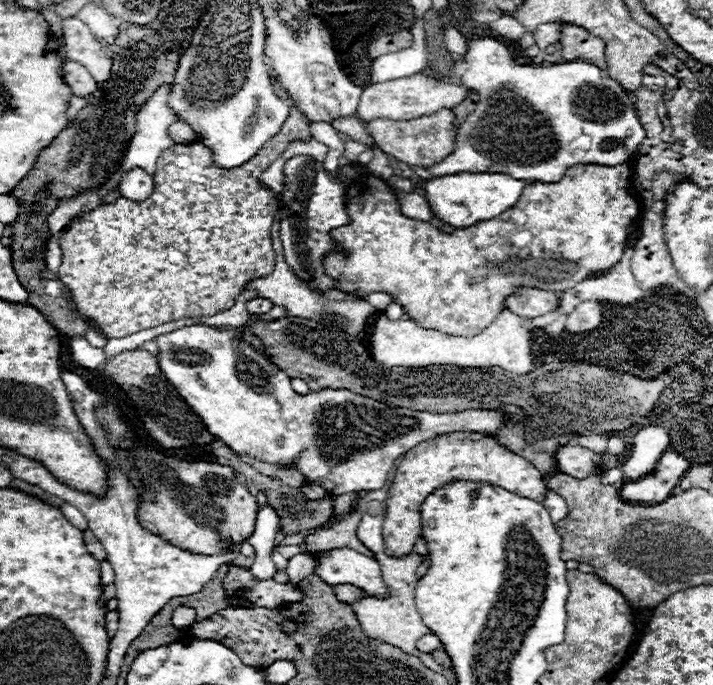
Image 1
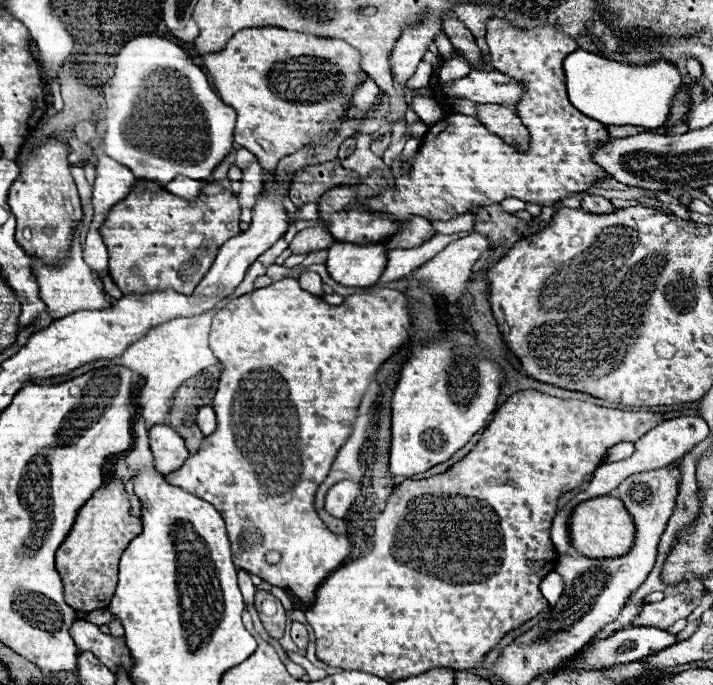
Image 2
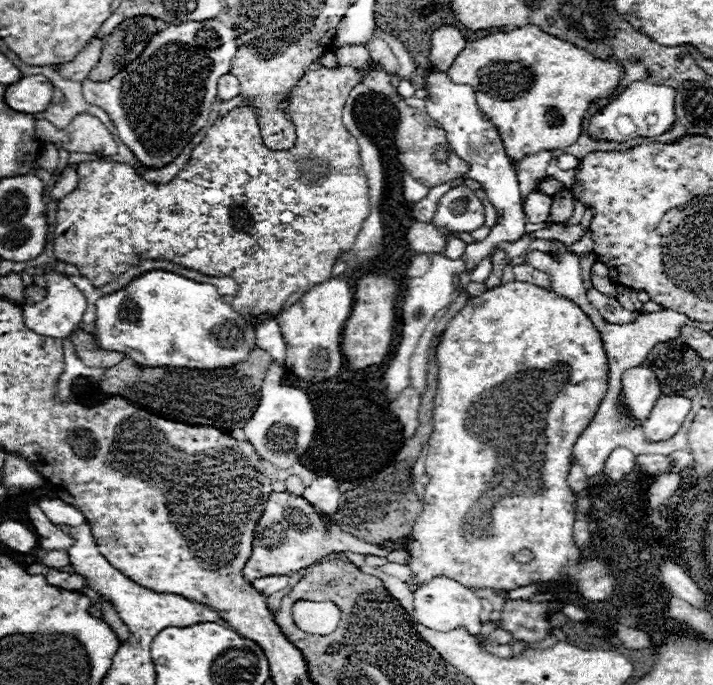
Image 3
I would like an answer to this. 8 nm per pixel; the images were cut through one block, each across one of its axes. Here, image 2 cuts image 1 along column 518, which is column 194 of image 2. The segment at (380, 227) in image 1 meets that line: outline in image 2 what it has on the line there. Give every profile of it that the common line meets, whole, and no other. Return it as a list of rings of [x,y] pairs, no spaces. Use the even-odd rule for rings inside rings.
[[[140,178],[130,194],[112,206],[100,228],[108,248],[108,272],[124,294],[166,288],[192,294],[210,270],[218,246],[240,232],[238,224],[238,196],[214,182],[206,182],[194,200],[184,200],[156,182]]]

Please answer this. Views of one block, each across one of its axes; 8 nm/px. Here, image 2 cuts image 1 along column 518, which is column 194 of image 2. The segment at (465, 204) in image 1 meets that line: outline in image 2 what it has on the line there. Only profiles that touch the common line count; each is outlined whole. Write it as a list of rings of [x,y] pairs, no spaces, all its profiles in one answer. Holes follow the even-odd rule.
[[[176,176],[172,182],[168,182],[168,192],[176,194],[180,198],[186,198],[186,200],[196,198],[200,188],[202,188],[200,180],[192,180],[192,178],[186,178],[186,176]]]

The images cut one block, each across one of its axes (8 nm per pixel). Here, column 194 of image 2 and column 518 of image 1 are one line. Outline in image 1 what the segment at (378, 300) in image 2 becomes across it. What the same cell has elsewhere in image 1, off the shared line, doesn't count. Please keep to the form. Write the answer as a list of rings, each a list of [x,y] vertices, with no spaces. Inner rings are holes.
[[[448,432],[426,440],[414,446],[404,454],[400,466],[396,468],[392,486],[388,490],[388,510],[384,518],[384,546],[390,556],[406,556],[412,552],[414,542],[422,536],[422,504],[424,500],[440,486],[470,480],[470,482],[488,482],[494,486],[502,486],[512,494],[532,498],[542,502],[546,498],[546,484],[540,470],[526,460],[524,456],[514,454],[506,446],[502,446],[490,434],[474,434],[474,432]]]

